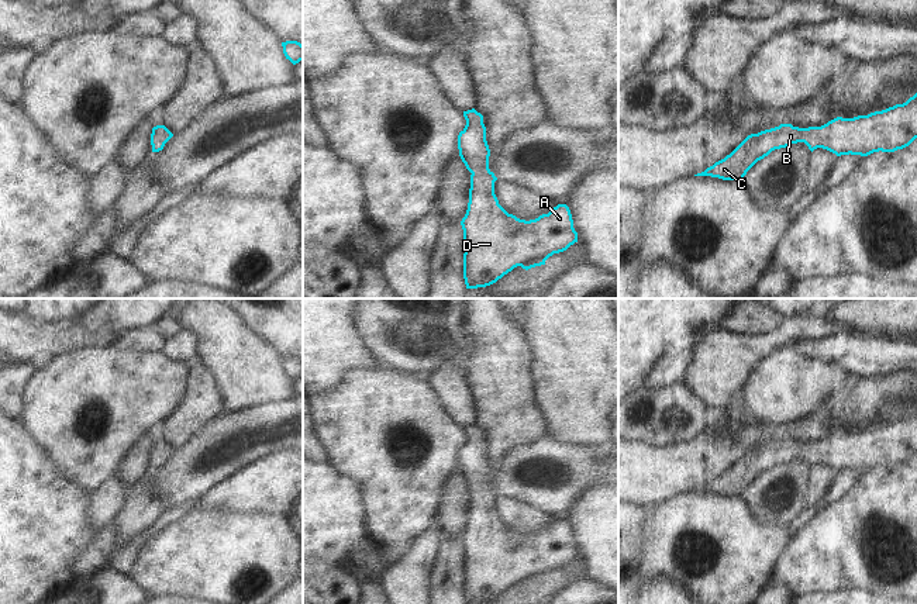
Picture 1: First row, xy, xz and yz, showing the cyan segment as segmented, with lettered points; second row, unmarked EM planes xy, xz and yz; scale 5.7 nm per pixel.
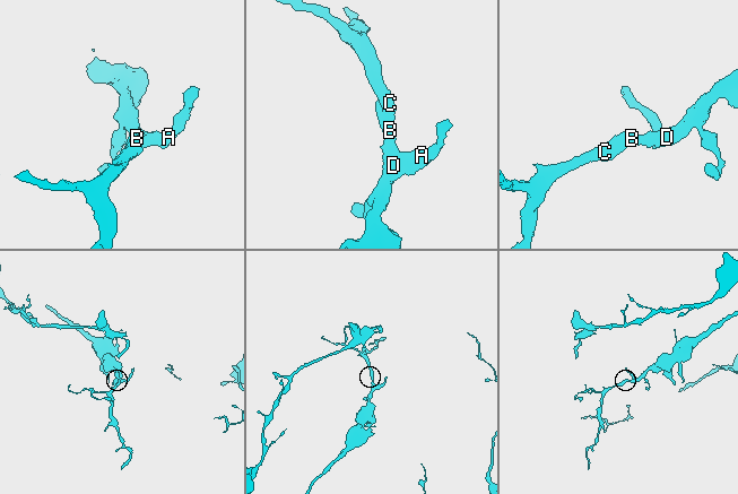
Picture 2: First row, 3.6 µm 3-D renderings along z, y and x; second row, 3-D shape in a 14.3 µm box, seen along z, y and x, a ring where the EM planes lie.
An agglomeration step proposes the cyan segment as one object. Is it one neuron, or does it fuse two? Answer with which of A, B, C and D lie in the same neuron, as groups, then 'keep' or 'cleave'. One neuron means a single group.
A B C D; keep

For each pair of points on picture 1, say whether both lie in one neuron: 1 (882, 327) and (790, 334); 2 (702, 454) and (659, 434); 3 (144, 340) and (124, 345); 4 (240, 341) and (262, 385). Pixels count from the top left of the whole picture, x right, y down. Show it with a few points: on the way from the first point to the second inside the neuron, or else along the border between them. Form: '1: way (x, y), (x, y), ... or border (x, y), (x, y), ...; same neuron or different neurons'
1: border (826, 313), (851, 332); different neurons
2: border (707, 427), (688, 441), (666, 445), (645, 444); different neurons
3: way (140, 340), (128, 341); same neuron
4: way (240, 352), (240, 362), (251, 373); same neuron

